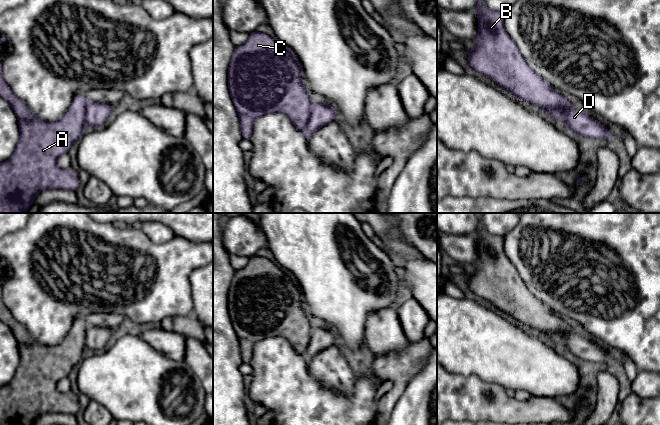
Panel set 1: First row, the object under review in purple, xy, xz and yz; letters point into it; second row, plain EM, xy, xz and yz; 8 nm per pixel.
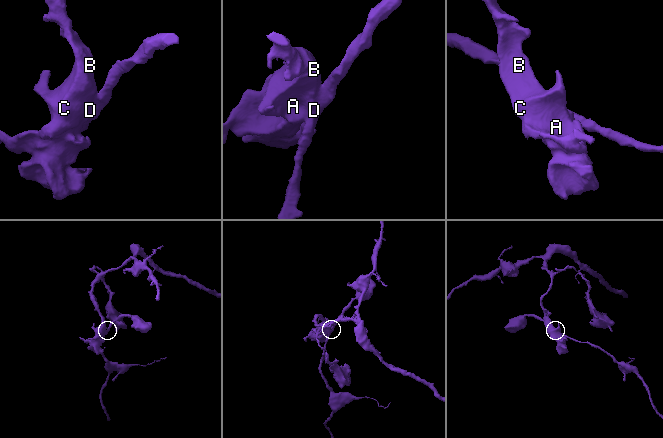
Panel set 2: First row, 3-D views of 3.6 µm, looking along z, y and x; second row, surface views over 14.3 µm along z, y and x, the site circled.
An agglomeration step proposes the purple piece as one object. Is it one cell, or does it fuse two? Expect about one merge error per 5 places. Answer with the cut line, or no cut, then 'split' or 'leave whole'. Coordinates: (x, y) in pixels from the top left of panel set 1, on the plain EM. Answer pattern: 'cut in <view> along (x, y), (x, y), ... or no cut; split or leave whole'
no cut; leave whole

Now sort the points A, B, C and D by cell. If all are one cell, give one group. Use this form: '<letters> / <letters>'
A B C D

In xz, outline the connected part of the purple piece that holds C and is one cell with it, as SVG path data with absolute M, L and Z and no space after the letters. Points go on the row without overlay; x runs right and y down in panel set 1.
M252 256L244 268L235 271L228 292L228 311L240 343L243 363L250 364L255 343L265 338L275 336L286 338L294 350L303 355L307 365L315 355L335 344L337 336L332 329L313 327L311 325L309 316L302 306L303 300L303 292L292 274L267 258Z

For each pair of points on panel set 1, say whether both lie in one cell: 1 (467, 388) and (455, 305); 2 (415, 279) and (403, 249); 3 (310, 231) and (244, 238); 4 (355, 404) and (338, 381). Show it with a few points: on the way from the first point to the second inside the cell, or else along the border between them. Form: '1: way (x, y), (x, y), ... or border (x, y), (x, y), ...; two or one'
1: border (447, 370), (463, 375), (476, 374), (488, 382); two
2: border (424, 258), (408, 258), (401, 266); two
3: border (261, 229), (266, 238), (267, 247); two
4: border (355, 376), (353, 390), (349, 395), (327, 388); two

